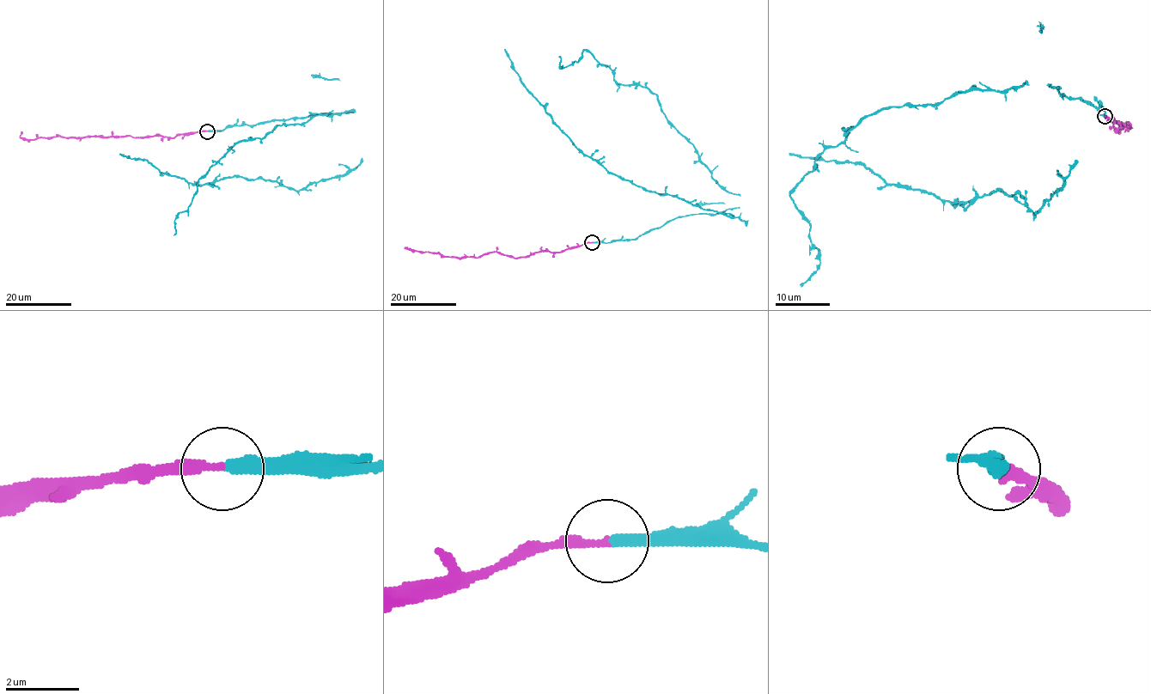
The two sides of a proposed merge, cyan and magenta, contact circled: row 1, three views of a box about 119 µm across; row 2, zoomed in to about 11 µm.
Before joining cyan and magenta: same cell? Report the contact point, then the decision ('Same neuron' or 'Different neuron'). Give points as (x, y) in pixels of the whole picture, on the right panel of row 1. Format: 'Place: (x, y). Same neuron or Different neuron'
Place: (1105, 116). Same neuron

